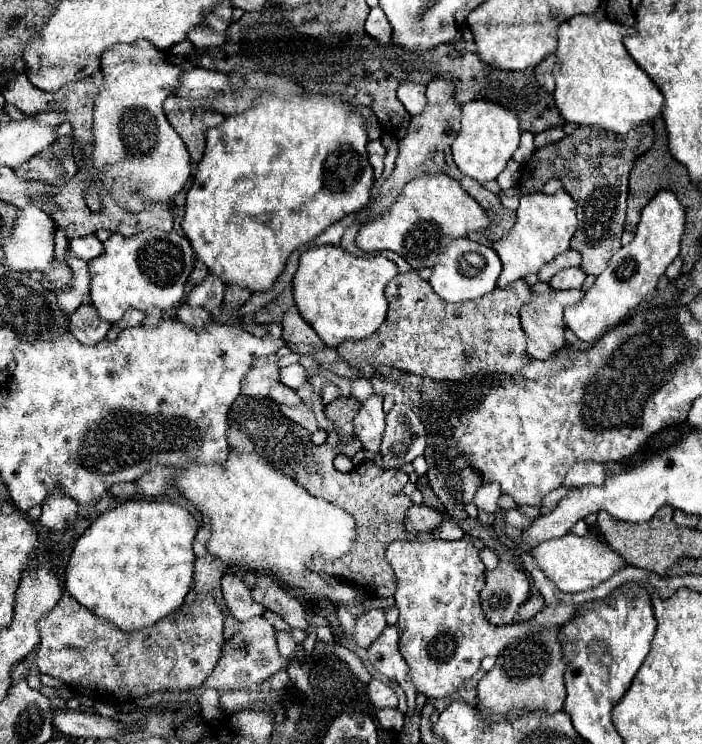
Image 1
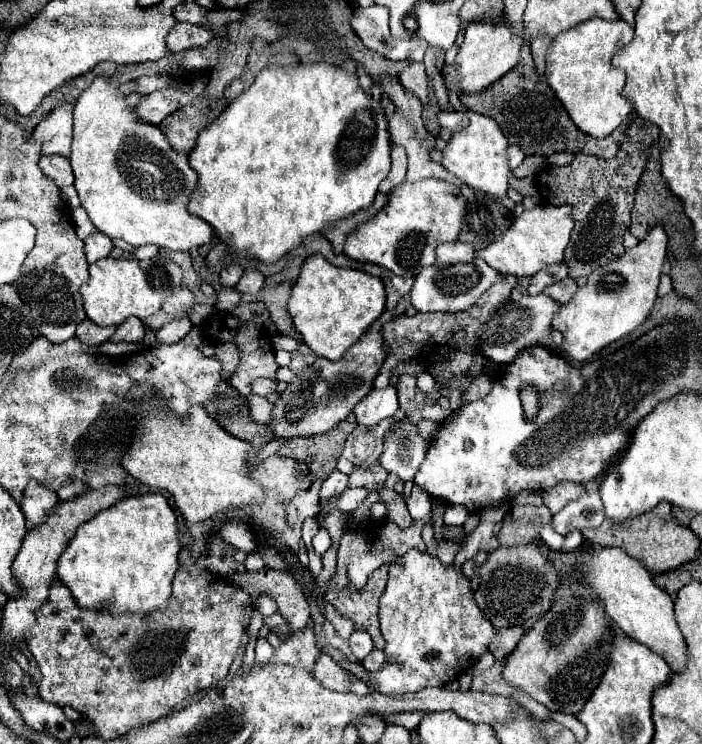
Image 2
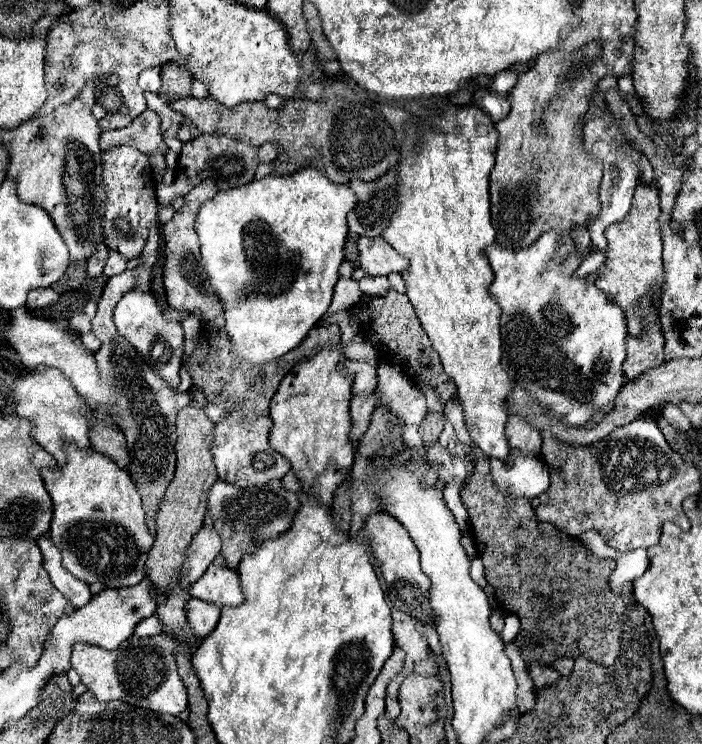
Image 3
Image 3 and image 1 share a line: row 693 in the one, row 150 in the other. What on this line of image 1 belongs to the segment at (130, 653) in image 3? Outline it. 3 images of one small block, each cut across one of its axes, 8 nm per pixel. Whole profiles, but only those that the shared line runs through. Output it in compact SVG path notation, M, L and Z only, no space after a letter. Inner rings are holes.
M140 40L136 44L116 44L110 50L106 50L100 58L100 70L102 70L102 88L94 98L94 124L92 124L94 150L90 156L92 166L112 186L108 194L114 198L114 202L120 204L120 208L126 208L126 212L136 214L156 204L172 208L174 196L182 192L192 174L188 150L182 138L166 120L162 108L164 100L174 92L174 86L178 84L180 68L168 64L166 54L162 50L158 50L146 40Z

